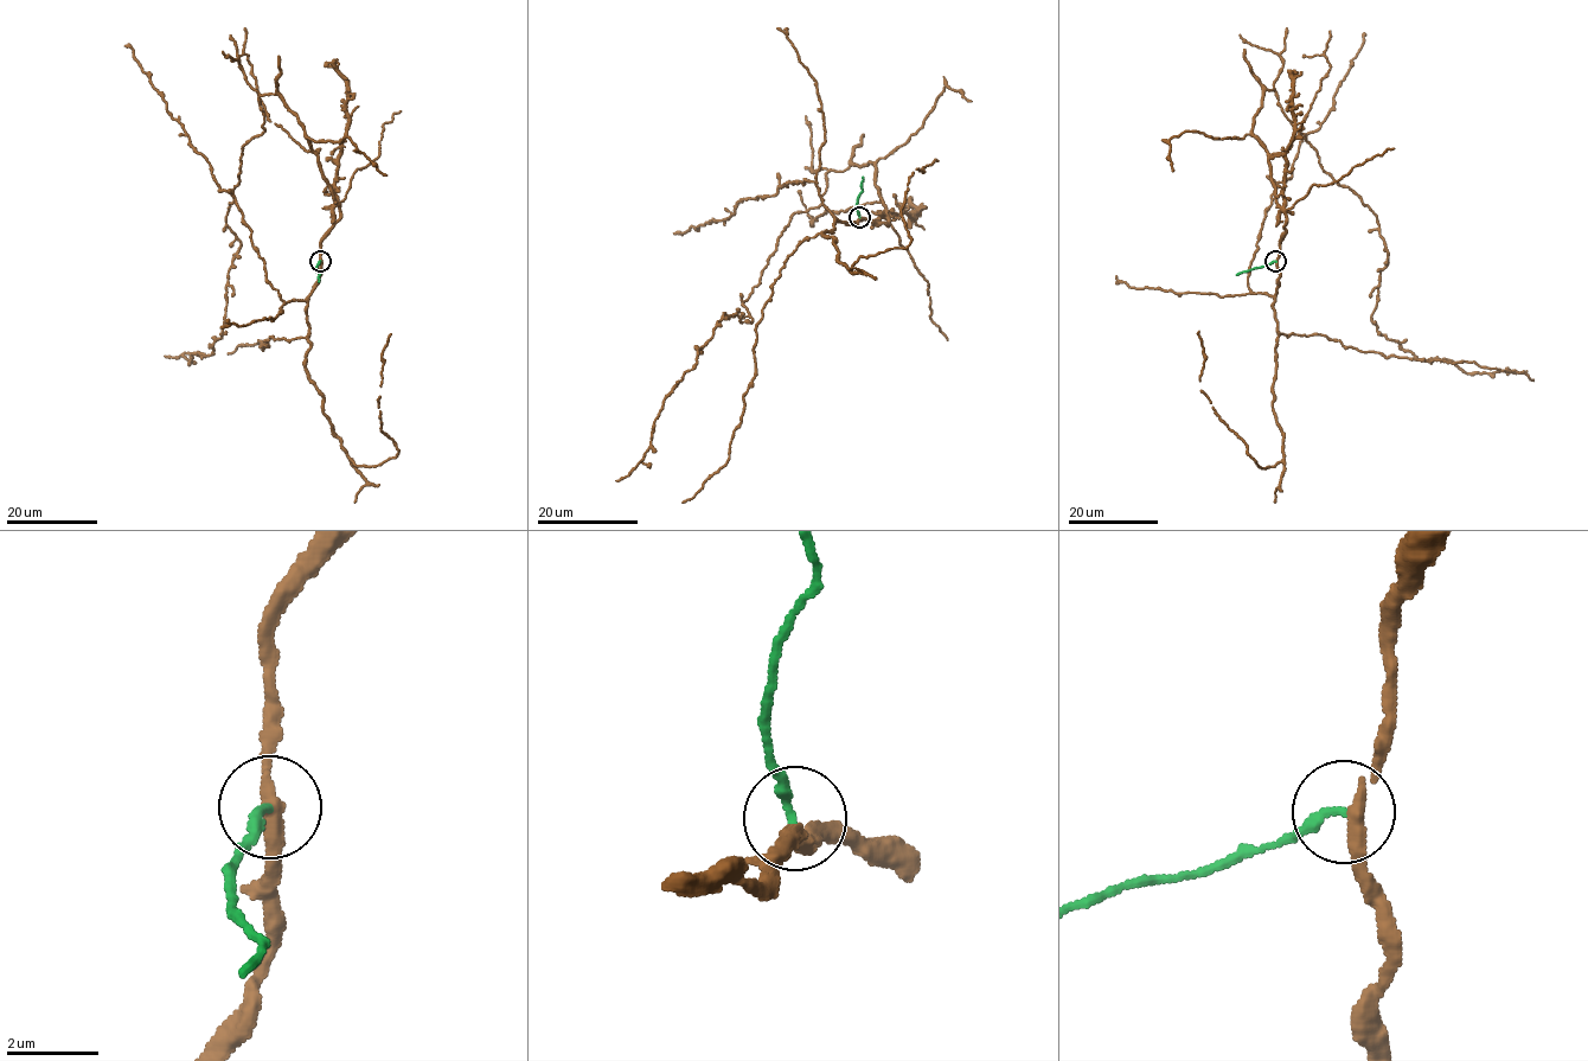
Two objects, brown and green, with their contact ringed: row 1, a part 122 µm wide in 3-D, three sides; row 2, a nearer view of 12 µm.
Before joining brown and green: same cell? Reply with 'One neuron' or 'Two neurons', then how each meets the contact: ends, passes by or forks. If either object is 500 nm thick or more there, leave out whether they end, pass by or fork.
Two neurons. At the ring brown passes by. At the ring green ends

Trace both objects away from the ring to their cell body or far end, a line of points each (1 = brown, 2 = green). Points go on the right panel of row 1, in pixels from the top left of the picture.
1: (1276, 261), (1286, 213), (1253, 133), (1273, 89), (1323, 171), (1377, 217), (1377, 331), (1467, 374), (1526, 370)
2: (1275, 261), (1236, 275)

